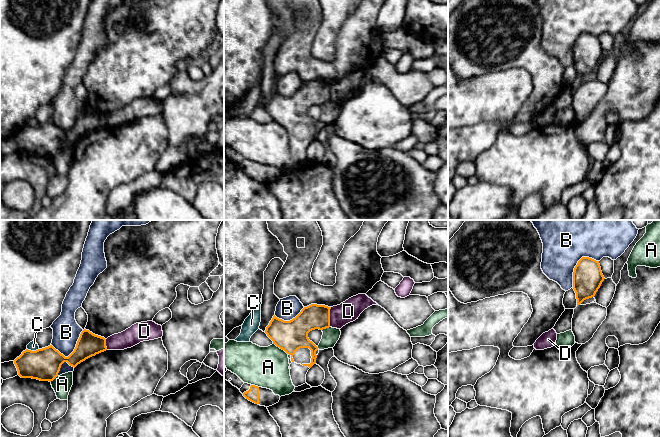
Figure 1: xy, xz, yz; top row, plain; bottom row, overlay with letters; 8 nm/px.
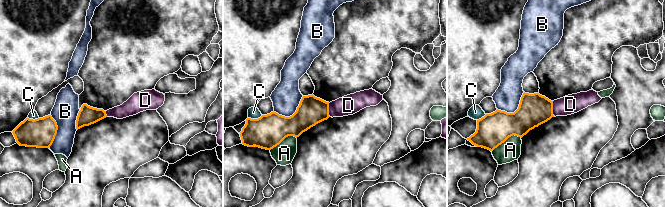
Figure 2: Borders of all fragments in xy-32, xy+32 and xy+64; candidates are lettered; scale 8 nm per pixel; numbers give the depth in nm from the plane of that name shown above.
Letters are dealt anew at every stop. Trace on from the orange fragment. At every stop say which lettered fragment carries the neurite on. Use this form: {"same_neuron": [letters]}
{"same_neuron": []}

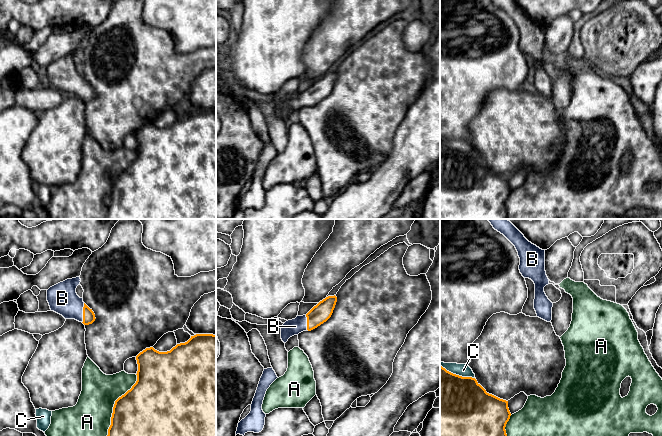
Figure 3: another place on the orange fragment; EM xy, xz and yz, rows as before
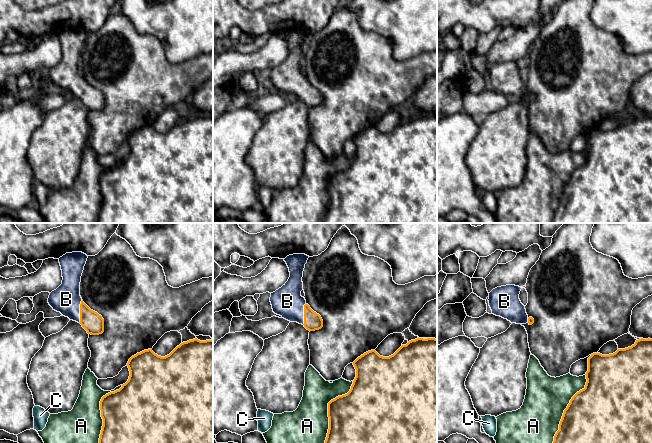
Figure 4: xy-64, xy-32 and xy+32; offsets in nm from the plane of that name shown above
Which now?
{"same_neuron": ["B"]}

